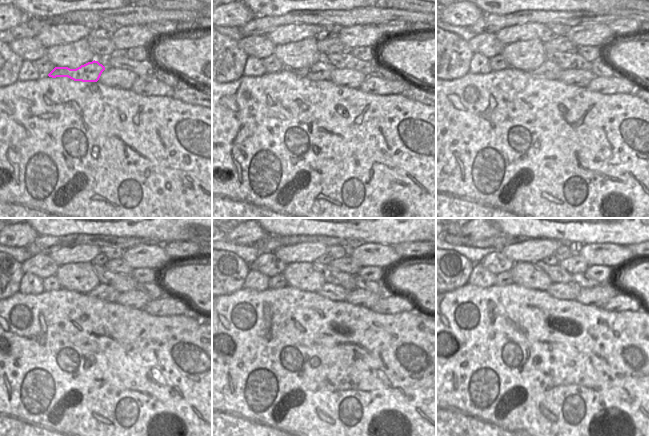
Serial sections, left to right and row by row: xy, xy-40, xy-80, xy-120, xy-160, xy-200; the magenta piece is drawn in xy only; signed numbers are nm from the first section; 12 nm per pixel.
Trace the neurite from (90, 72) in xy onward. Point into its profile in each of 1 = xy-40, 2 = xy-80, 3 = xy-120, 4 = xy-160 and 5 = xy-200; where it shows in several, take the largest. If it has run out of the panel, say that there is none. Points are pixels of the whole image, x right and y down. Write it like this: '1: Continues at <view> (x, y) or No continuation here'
1: Continues at xy-40 (321, 71)
2: Continues at xy-80 (548, 70)
3: Continues at xy-120 (103, 292)
4: Continues at xy-160 (333, 292)
5: Continues at xy-200 (570, 290).

